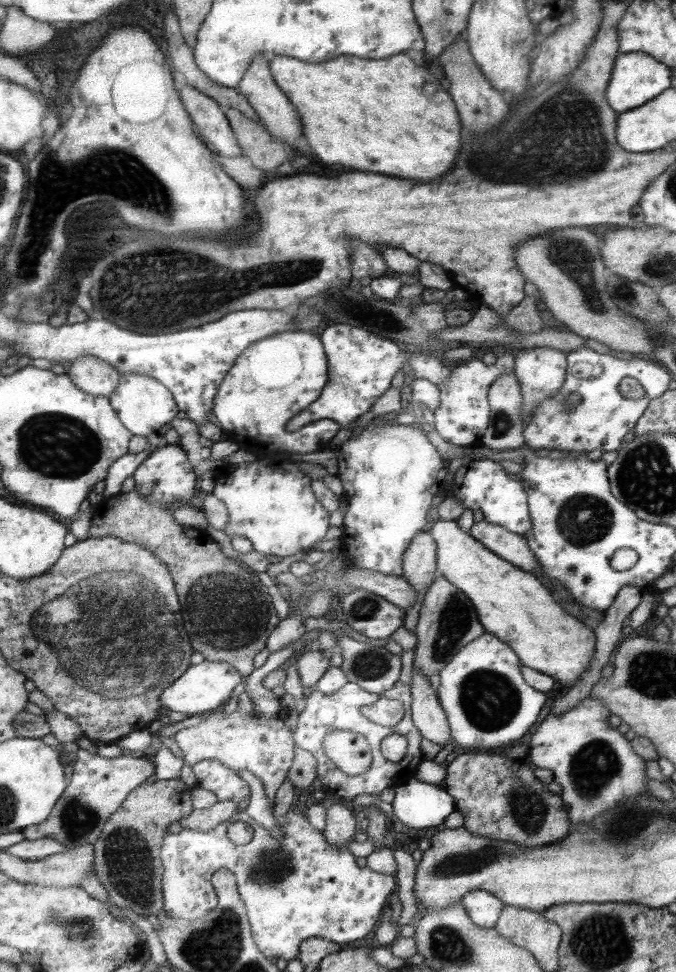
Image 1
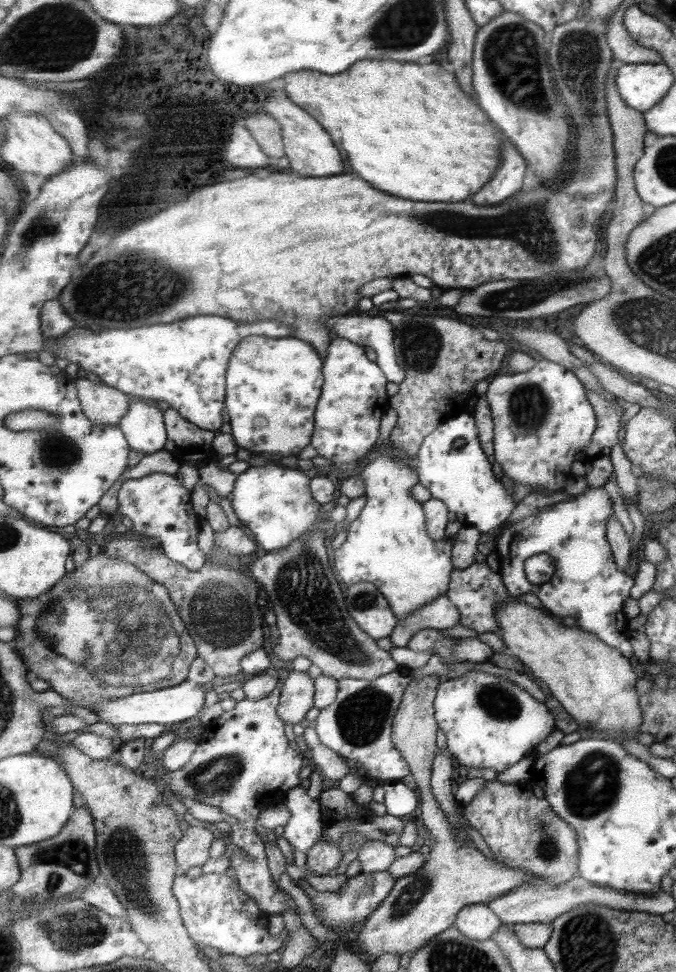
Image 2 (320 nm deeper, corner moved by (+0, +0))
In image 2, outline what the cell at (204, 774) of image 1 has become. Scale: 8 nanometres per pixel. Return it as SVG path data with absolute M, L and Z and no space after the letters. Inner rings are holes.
M277 686L265 698L253 701L249 699L237 701L233 709L225 711L217 718L217 723L208 725L207 735L199 740L195 752L183 768L175 772L164 770L151 780L160 783L166 791L182 794L182 796L203 804L216 806L225 814L233 816L233 820L237 823L236 825L229 823L231 825L229 832L231 842L239 849L249 852L252 856L251 861L253 861L245 864L243 870L235 870L237 885L239 885L240 890L245 892L245 895L252 896L253 900L257 900L260 910L266 914L280 915L285 910L291 910L293 914L297 915L298 910L293 900L281 892L271 881L271 873L267 868L266 854L264 853L265 845L263 839L256 833L257 825L255 824L259 813L265 810L267 805L273 806L282 803L288 790L299 786L298 774L301 772L301 766L303 766L301 764L303 762L302 754L298 748L289 746L289 741L285 737L284 721L277 713L279 697L280 687Z

